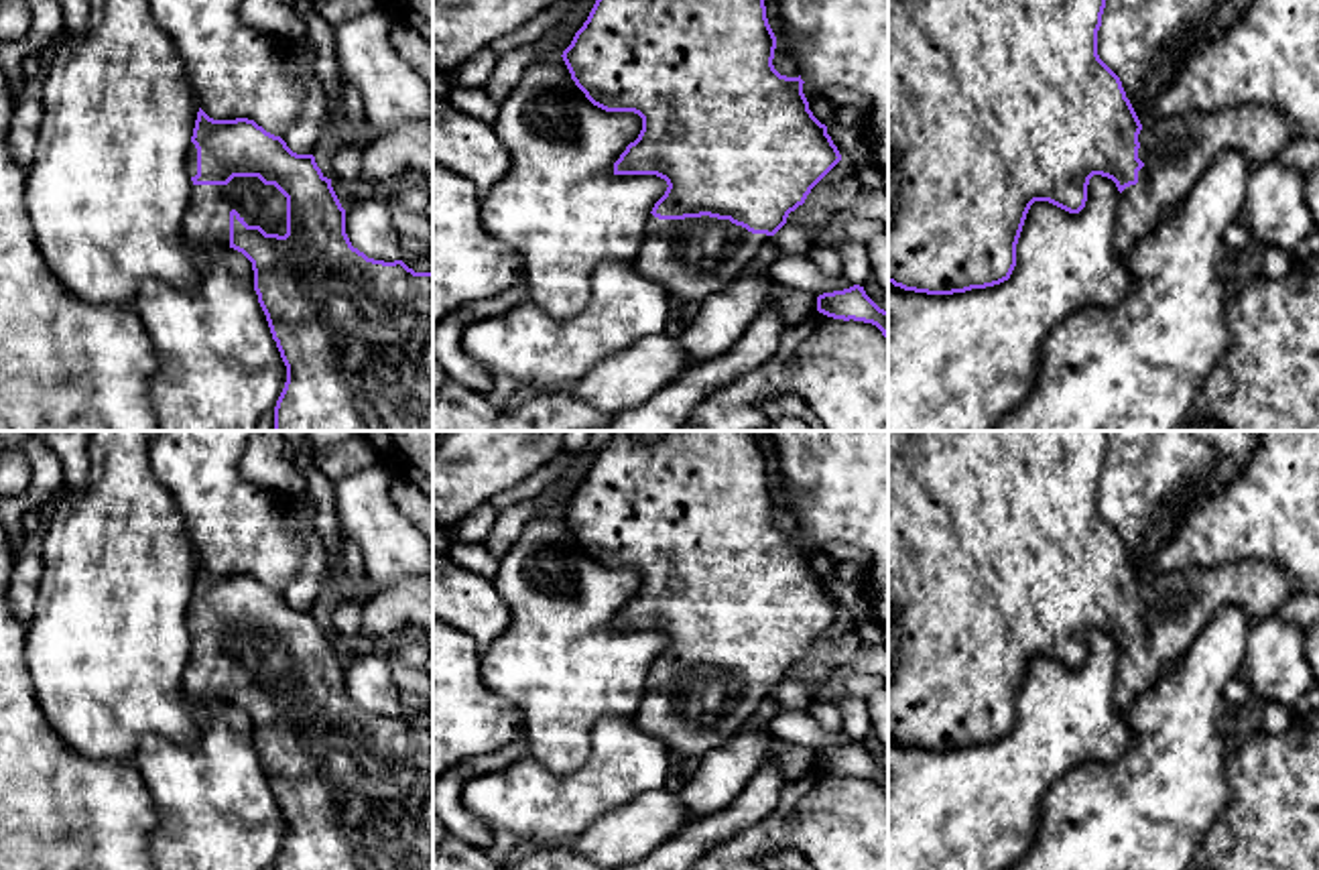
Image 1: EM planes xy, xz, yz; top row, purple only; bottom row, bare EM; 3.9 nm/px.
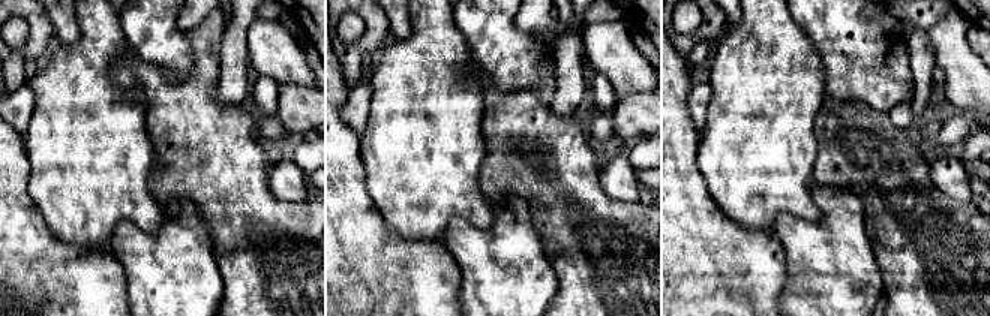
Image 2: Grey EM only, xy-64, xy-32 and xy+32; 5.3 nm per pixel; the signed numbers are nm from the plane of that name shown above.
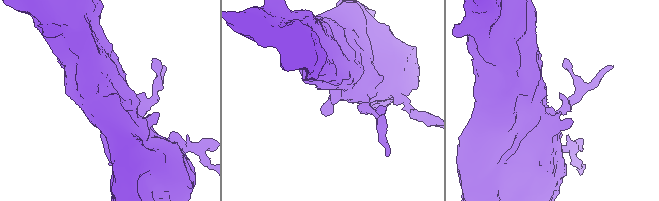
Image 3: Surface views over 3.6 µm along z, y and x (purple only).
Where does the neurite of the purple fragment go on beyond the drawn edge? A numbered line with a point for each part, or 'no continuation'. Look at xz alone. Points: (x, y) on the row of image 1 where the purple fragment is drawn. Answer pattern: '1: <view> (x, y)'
1: xz (694, 259)

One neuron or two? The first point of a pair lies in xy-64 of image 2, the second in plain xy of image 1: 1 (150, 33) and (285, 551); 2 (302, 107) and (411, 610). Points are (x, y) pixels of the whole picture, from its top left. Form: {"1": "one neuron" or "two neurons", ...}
{"1": "one neuron", "2": "one neuron"}

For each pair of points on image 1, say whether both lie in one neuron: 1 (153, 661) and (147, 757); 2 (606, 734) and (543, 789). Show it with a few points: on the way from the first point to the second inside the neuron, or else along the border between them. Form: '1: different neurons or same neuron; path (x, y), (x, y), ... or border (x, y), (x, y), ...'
1: different neurons; border (196, 747), (177, 747), (149, 732), (129, 763)
2: same neuron; path (606, 757), (606, 763), (572, 797), (566, 797)

